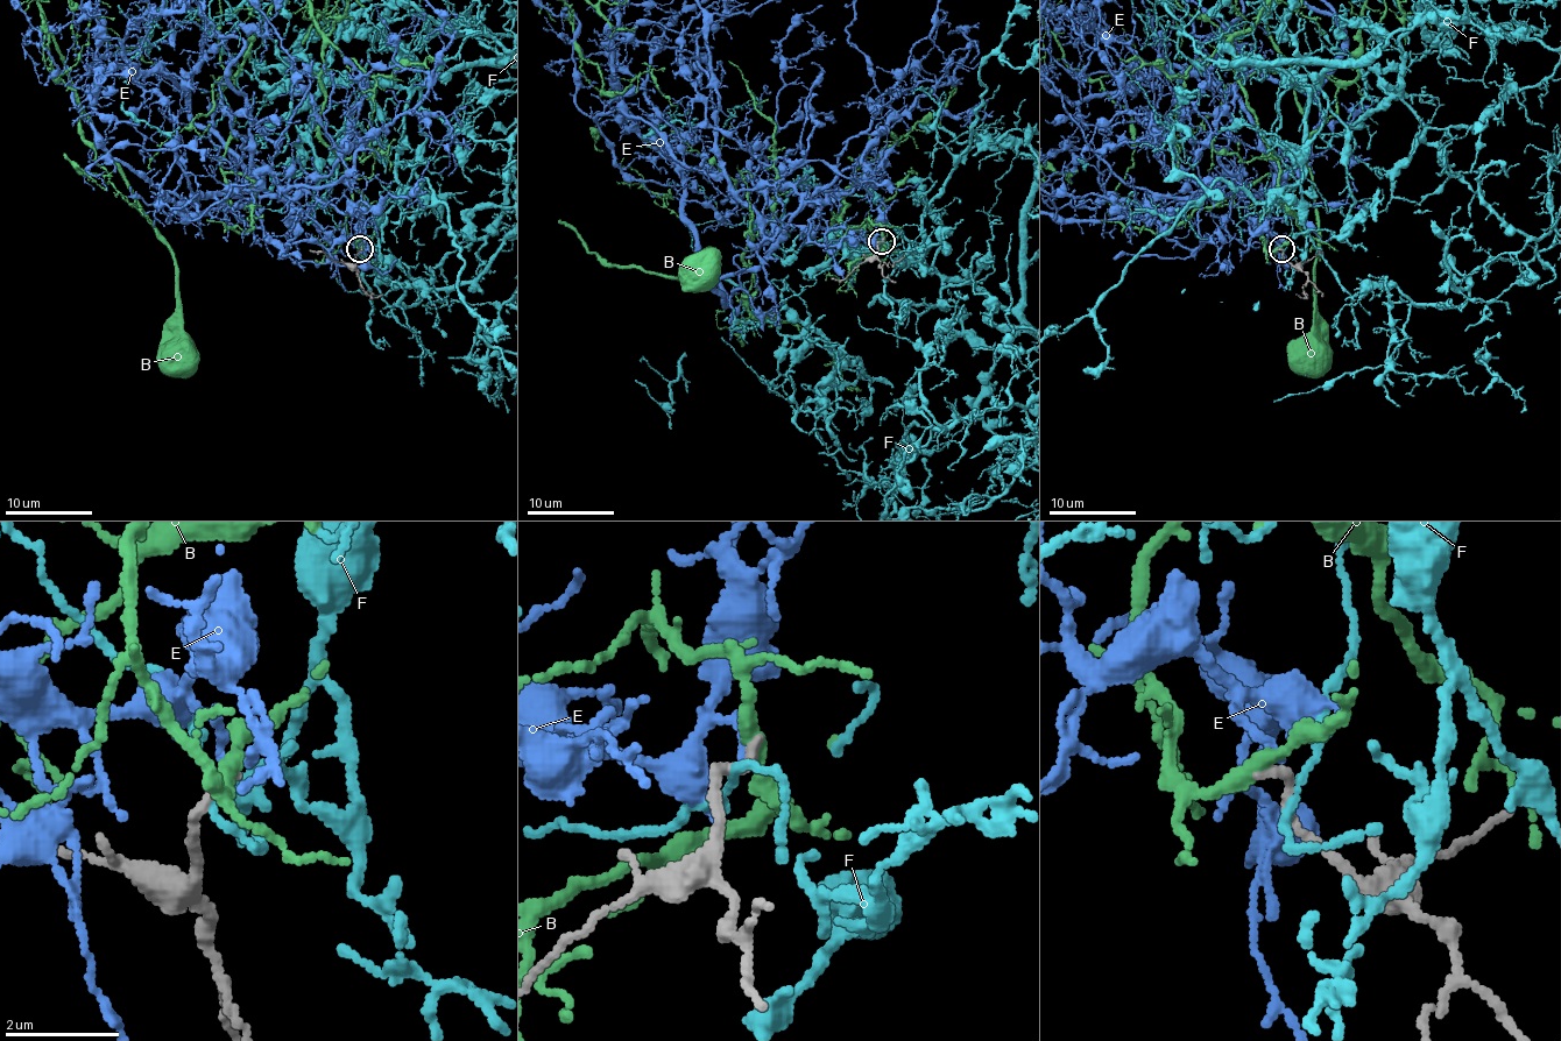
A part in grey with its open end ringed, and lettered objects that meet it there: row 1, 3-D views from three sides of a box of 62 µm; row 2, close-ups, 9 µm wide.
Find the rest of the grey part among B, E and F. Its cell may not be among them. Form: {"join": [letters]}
{"join": ["E"]}

